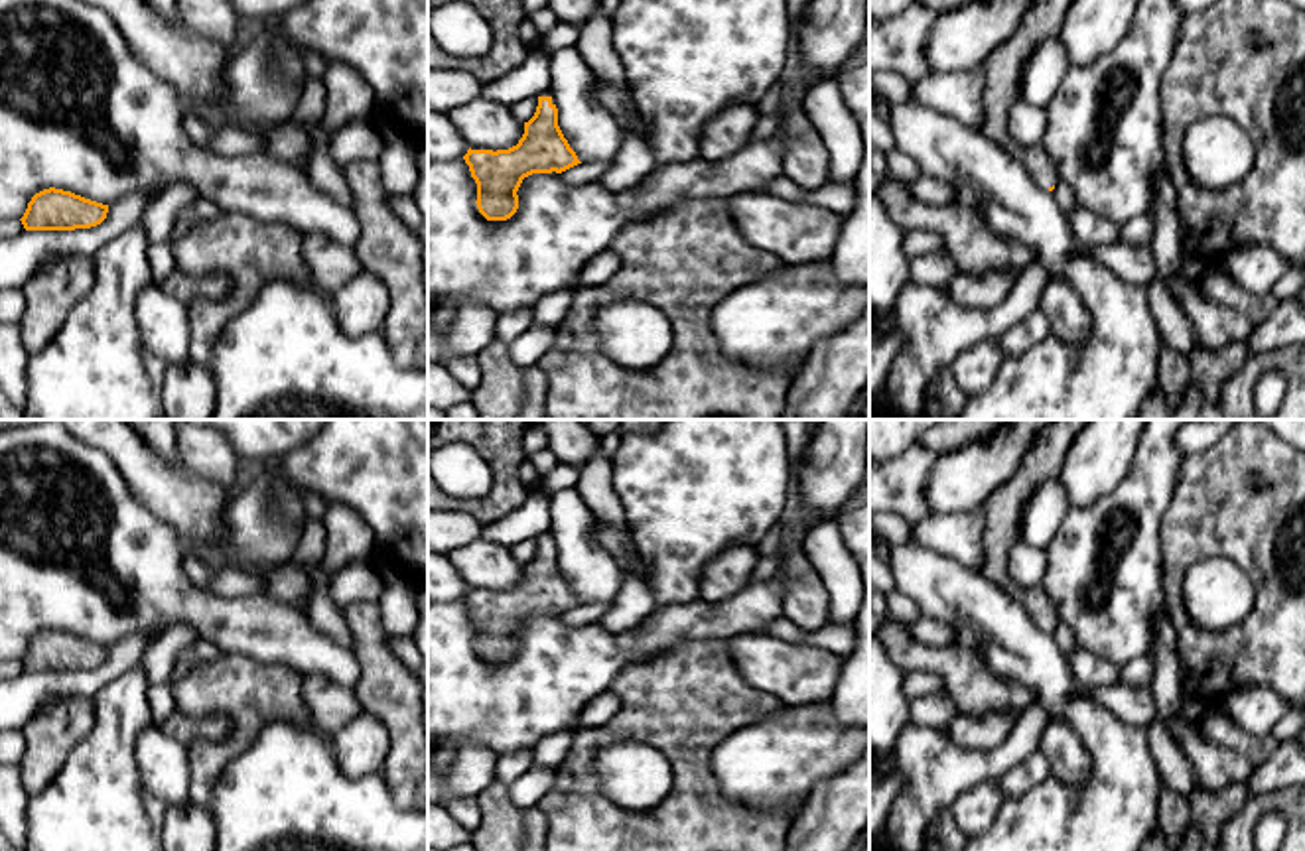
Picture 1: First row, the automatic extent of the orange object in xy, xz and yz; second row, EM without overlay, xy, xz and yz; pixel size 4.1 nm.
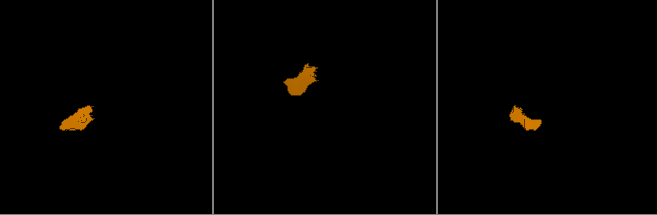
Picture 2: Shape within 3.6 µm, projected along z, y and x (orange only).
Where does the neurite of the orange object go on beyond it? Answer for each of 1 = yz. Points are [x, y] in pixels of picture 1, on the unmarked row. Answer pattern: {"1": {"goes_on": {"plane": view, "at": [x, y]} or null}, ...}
{"1": {"goes_on": null}}

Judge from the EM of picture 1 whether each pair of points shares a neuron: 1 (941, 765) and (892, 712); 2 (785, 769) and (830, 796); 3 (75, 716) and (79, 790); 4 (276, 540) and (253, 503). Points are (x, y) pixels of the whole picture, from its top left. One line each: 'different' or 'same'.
1: different
2: different
3: different
4: same

